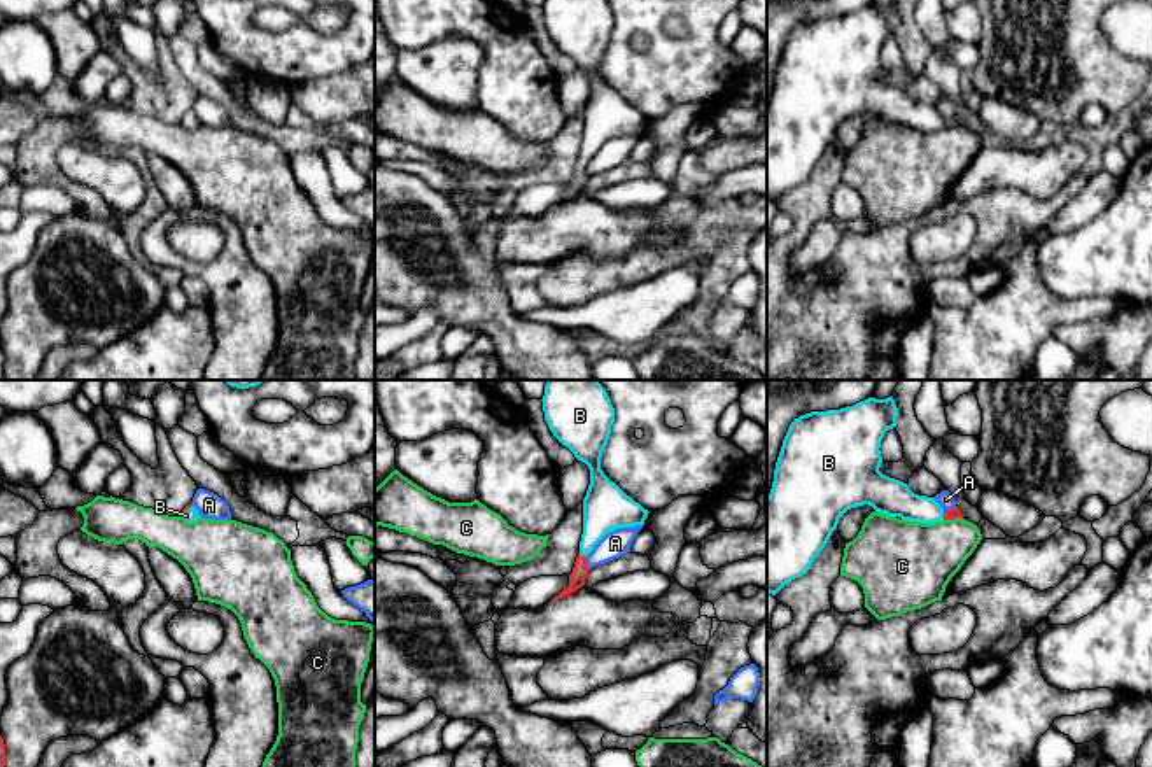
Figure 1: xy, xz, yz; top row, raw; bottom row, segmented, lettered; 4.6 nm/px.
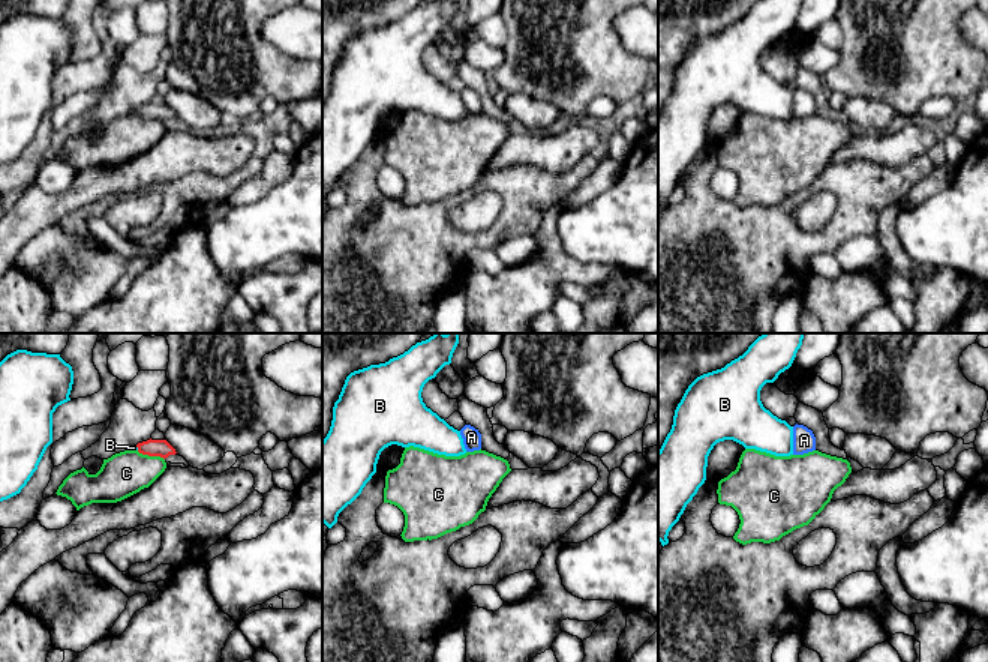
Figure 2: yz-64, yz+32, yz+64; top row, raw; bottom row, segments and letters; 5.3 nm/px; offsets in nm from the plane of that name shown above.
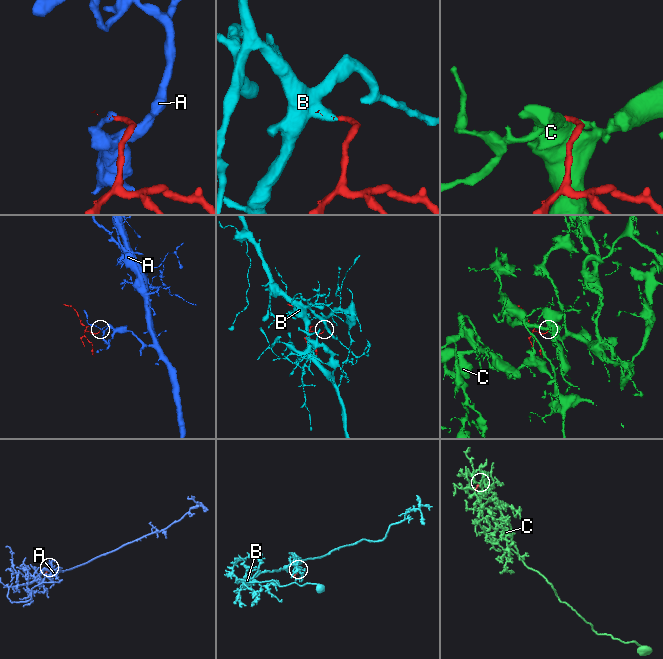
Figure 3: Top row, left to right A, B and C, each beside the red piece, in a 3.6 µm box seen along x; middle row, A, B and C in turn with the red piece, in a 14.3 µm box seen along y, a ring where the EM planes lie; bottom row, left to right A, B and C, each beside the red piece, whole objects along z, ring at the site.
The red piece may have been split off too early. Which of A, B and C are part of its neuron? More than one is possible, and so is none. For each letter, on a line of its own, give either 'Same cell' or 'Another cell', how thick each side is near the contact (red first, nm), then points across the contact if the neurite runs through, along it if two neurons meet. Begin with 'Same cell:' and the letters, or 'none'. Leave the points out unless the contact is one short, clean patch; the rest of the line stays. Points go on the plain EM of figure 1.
Same cell: B
A: Another cell. Thickness 80 nm (red) against 120 nm. Boundary: xz (585, 165), (590, 175)
B: Same cell. Thickness 50 nm (red) against 170 nm
C: Another cell. Thickness 50 nm (red) against 340 nm. Boundary: yz (962, 125), (944, 128)

